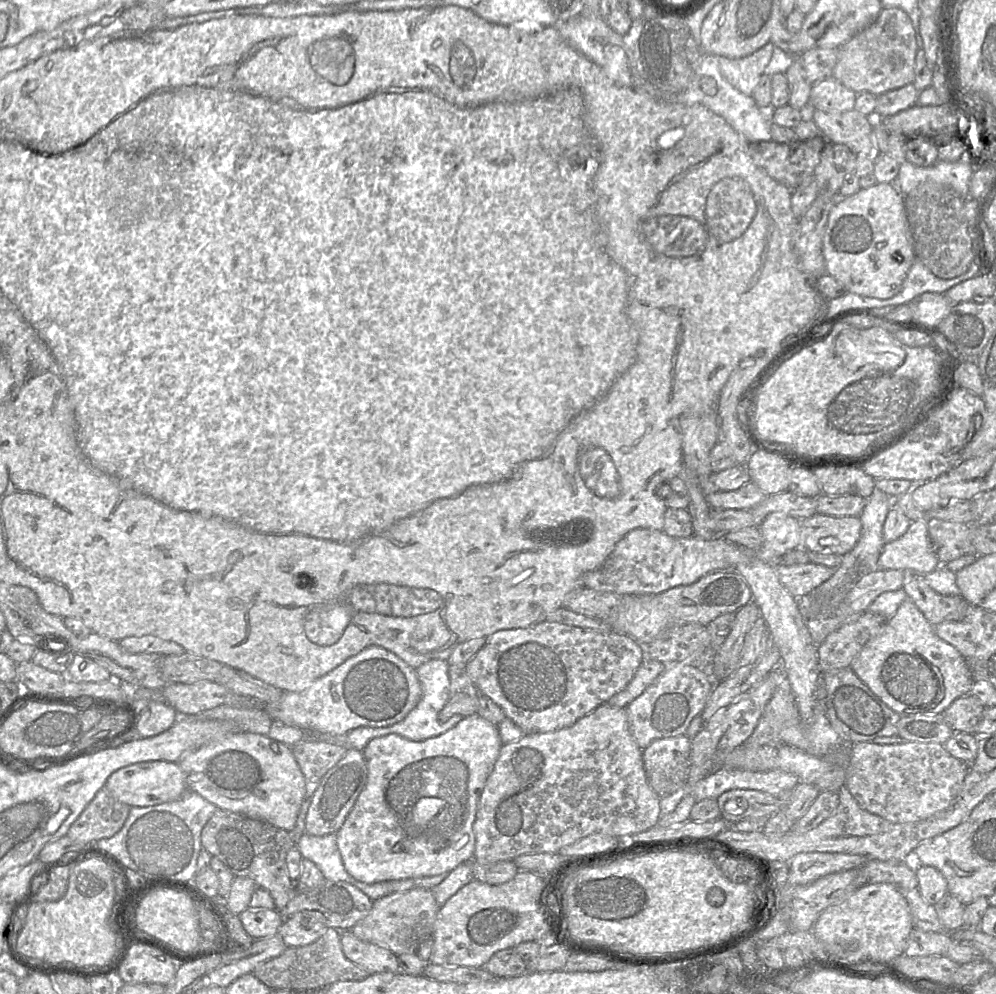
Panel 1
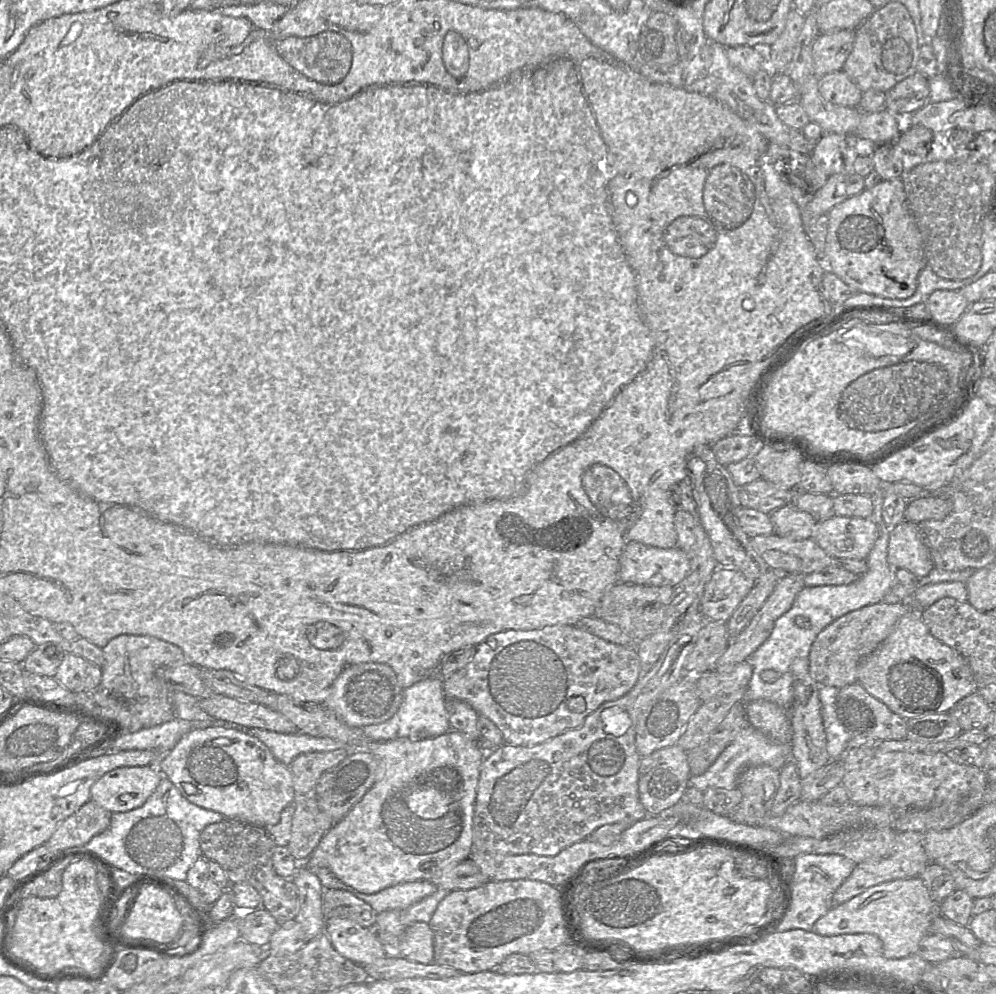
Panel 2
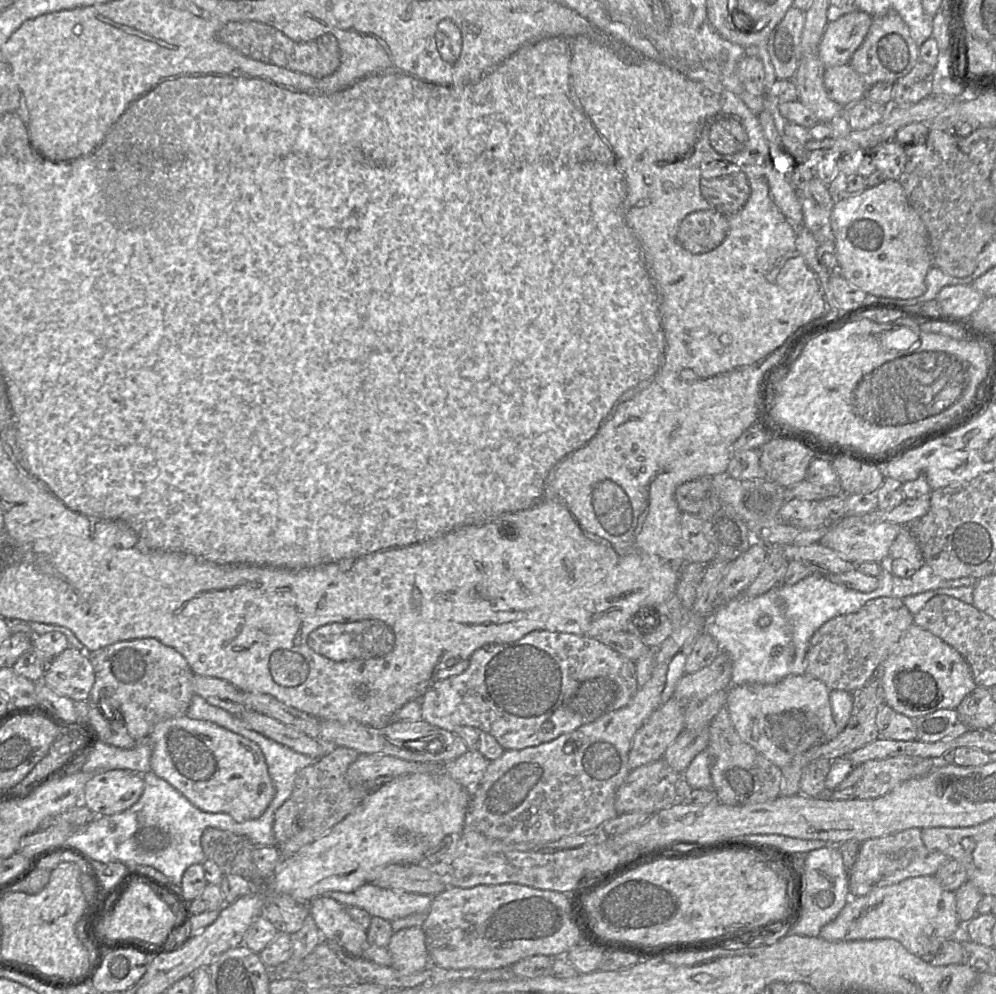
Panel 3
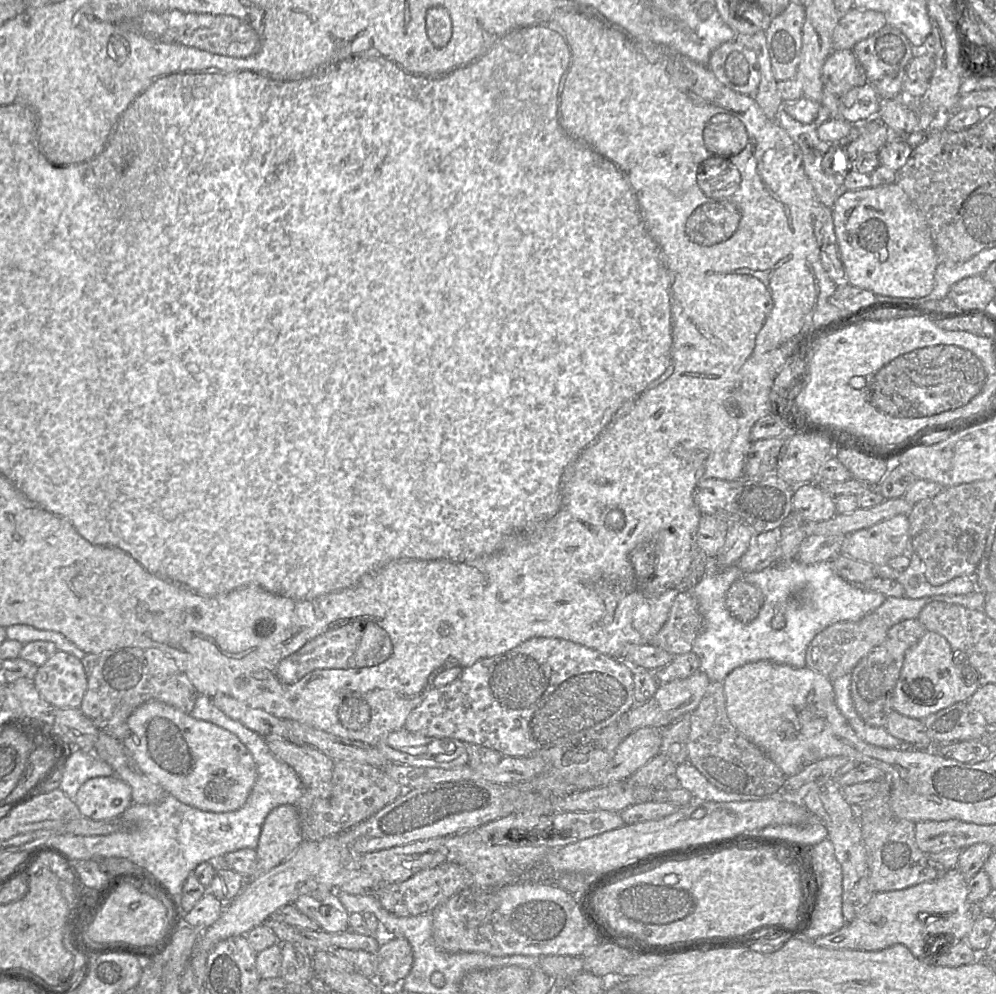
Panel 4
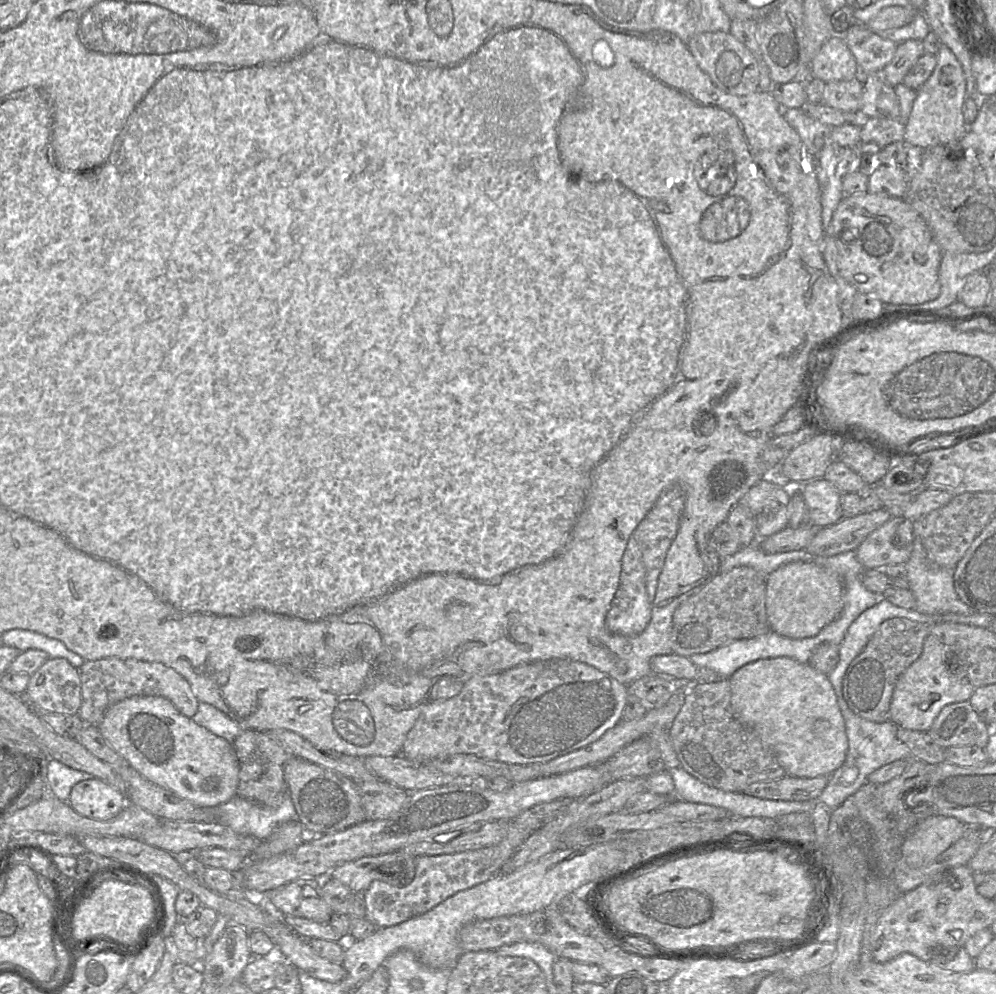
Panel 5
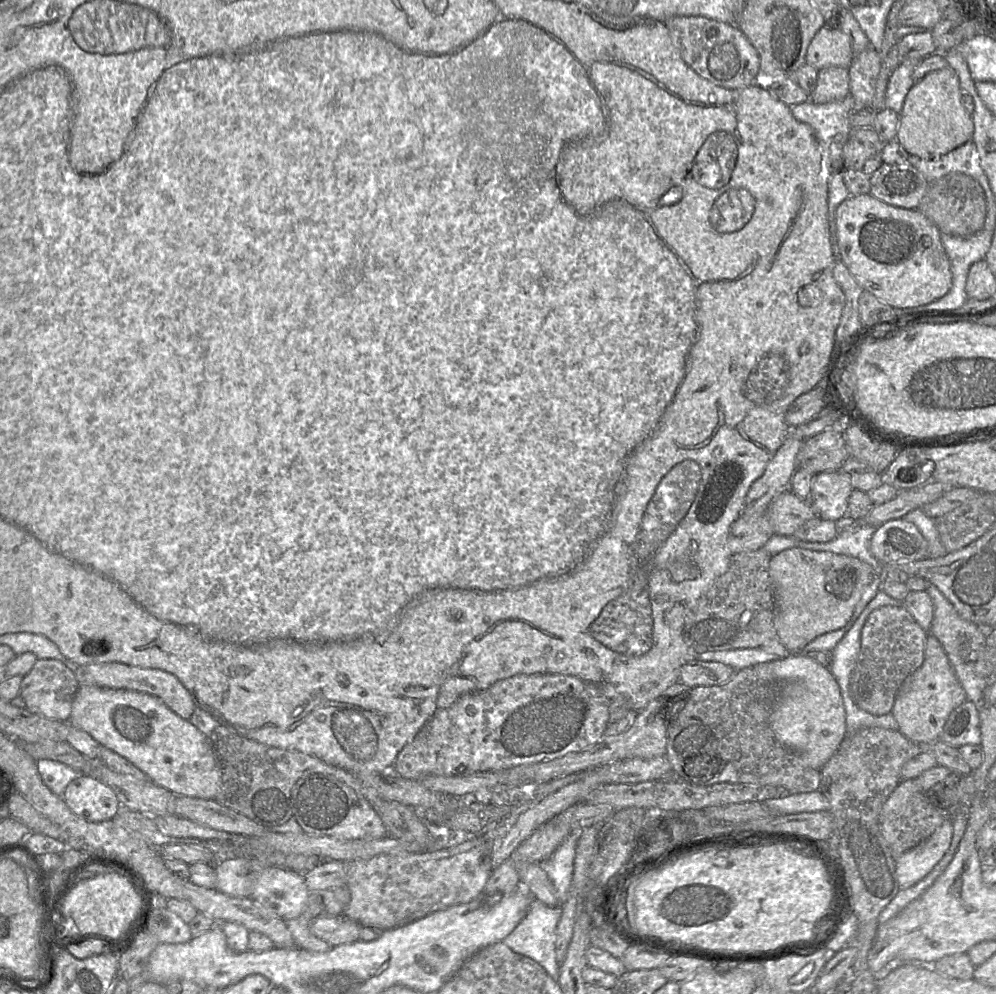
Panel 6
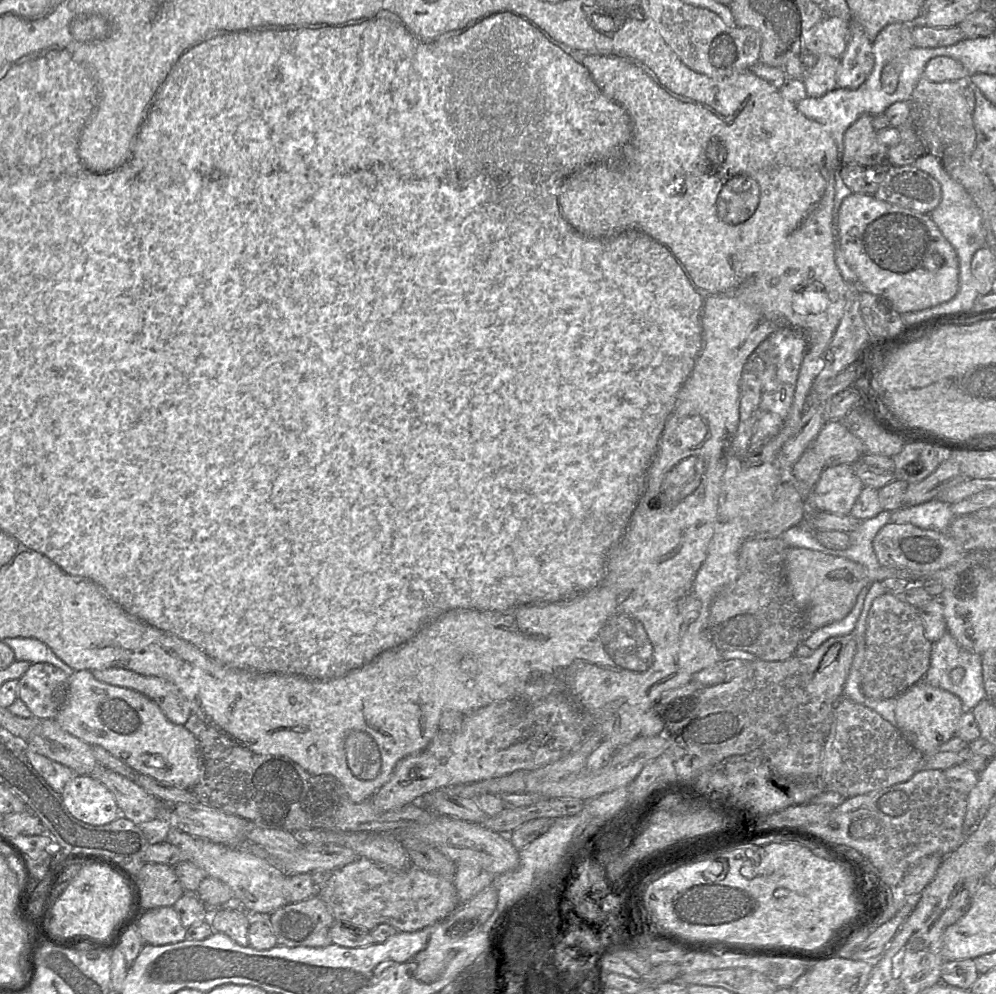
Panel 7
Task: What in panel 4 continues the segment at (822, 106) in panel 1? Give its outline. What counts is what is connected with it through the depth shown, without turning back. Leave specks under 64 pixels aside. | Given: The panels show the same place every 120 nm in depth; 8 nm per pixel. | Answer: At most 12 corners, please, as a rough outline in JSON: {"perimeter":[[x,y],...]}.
{"perimeter":[[852,49],[833,50],[824,88],[838,97],[869,82]]}

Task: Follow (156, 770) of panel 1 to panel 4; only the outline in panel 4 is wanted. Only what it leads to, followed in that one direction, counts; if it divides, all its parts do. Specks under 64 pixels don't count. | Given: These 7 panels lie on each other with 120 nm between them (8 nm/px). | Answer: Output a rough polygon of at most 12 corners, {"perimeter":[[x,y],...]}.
{"perimeter":[[115,775],[81,785],[74,802],[84,817],[115,819],[132,790]]}

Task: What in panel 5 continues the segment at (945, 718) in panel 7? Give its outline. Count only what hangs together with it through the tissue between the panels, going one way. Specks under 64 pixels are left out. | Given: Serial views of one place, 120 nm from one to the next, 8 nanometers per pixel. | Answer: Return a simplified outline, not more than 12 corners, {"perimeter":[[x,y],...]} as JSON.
{"perimeter":[[933,634],[899,676],[890,704],[898,727],[927,732],[975,687],[948,667]]}

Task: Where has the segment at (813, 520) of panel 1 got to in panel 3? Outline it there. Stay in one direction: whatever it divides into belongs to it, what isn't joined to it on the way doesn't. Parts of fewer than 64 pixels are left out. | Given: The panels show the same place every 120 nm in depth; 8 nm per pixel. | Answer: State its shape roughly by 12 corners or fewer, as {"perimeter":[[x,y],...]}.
{"perimeter":[[832,523],[820,543],[851,563],[889,558],[902,525]]}

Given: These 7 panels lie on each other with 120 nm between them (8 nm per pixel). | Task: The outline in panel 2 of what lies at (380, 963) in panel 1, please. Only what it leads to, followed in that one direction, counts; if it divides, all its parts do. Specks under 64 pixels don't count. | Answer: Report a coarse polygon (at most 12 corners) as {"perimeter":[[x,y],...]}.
{"perimeter":[[351,919],[326,920],[336,951],[356,964],[386,956],[375,932]]}

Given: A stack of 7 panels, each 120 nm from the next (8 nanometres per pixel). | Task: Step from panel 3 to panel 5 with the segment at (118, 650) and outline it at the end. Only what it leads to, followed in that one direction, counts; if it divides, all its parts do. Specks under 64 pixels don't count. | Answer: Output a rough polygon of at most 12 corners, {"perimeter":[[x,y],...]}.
{"perimeter":[[110,657],[78,670],[78,715],[98,726],[133,696],[164,697],[188,718],[199,701],[162,663]]}

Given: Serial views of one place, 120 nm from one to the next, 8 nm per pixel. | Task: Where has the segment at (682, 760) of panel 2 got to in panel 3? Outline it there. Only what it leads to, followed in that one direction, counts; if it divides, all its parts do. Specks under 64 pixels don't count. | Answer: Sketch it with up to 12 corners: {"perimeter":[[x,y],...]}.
{"perimeter":[[663,758],[631,770],[616,812],[656,813],[677,802],[681,776]]}

